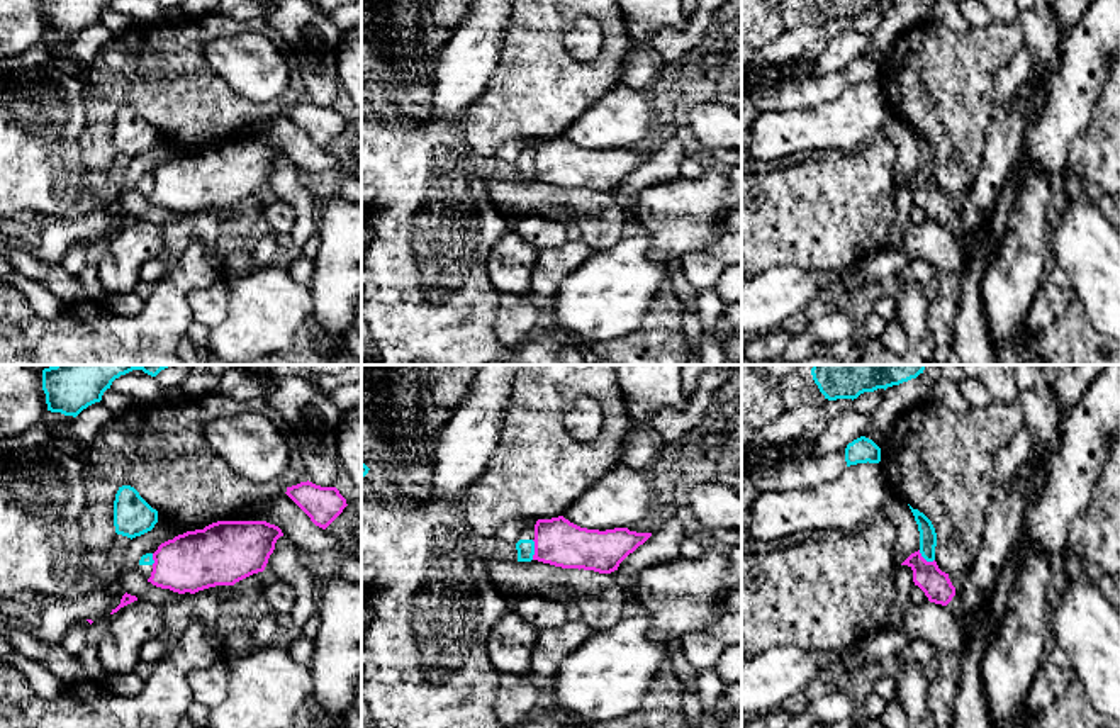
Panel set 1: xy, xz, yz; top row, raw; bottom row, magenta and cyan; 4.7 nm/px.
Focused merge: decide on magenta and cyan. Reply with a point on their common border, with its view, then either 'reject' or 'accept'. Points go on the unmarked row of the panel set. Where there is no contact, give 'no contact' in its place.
xz (535, 170) | reject

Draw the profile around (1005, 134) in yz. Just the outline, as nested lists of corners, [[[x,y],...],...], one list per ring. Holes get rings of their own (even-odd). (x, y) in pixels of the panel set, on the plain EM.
[[[1037,78],[1025,83],[993,114],[986,129],[983,161],[974,175],[971,190],[962,195],[959,209],[960,231],[976,238],[988,224],[1006,176],[1013,171],[1032,117],[1028,100],[1037,90]]]

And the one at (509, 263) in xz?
[[[516,231],[506,232],[487,256],[490,283],[502,294],[528,297],[531,294],[531,272],[538,248],[521,239]]]

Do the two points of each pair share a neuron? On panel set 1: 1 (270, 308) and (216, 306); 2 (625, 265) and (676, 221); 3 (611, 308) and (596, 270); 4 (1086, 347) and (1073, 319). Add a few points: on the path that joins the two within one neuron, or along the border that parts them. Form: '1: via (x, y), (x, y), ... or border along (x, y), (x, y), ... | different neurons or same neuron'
1: border along (228, 282), (228, 314), (211, 330) | different neurons
2: border along (647, 235), (652, 243) | different neurons
3: via (611, 299), (611, 285), (604, 279) | same neuron
4: via (1080, 340), (1073, 333), (1073, 326) | same neuron

